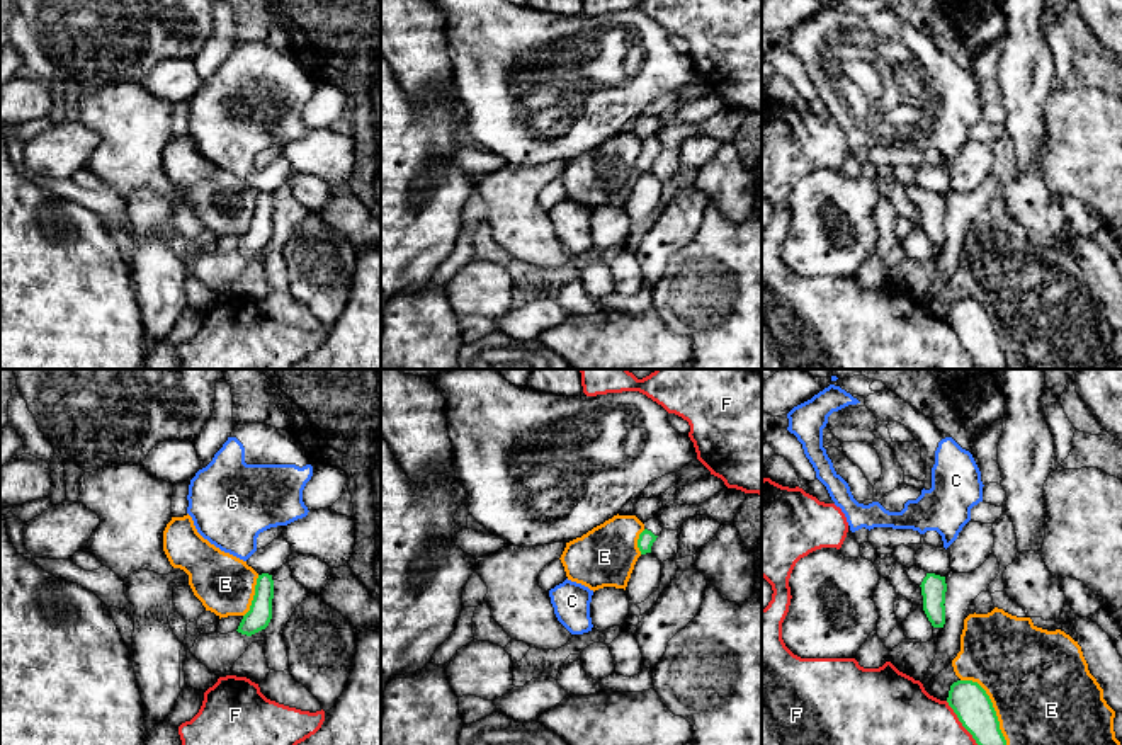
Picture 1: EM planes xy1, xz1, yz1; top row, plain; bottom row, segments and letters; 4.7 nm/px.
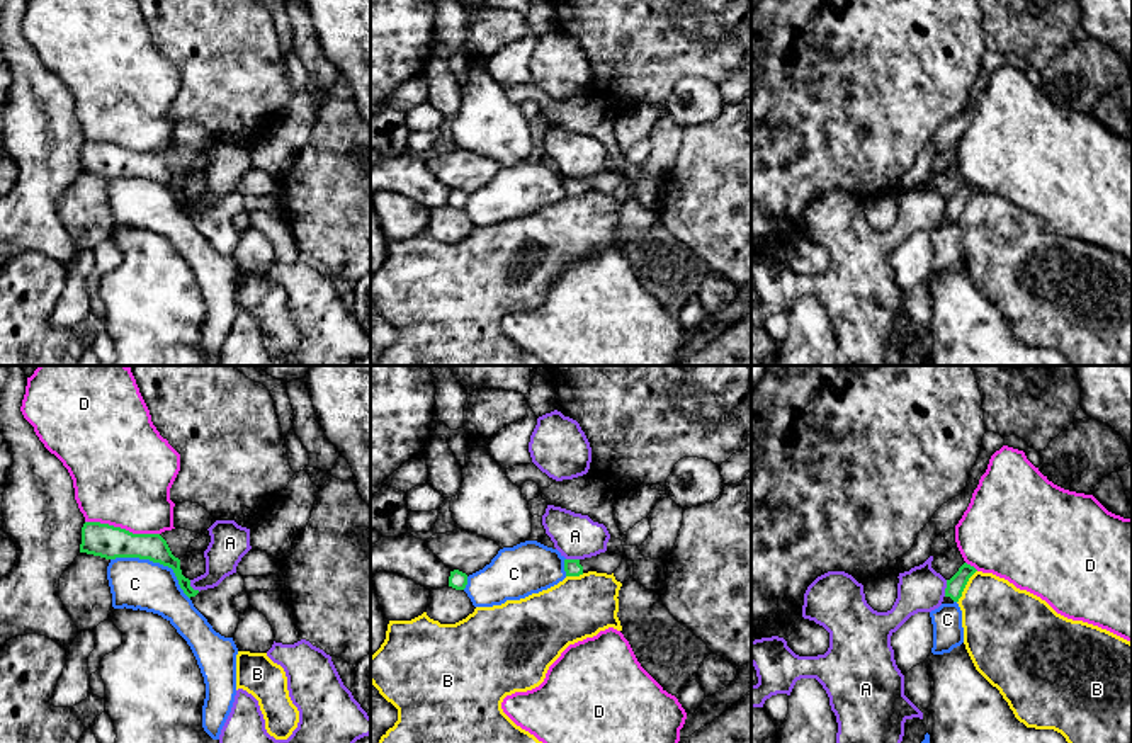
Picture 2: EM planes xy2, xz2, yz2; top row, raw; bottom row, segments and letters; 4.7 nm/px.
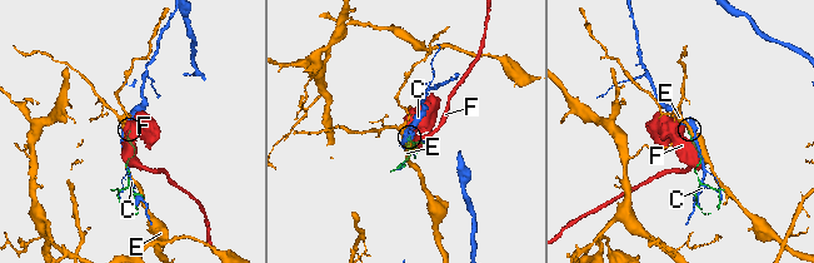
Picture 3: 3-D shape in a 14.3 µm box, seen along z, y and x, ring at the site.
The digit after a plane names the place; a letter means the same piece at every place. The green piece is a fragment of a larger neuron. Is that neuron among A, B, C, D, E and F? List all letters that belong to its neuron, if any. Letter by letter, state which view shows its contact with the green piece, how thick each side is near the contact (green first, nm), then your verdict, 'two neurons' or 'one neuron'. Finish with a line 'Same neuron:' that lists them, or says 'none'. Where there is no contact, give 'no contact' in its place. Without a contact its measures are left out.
A: yz2 | 90/220 nm | two neurons
B: yz2 | 90/360 nm | two neurons
C: xy2 | 150/240 nm | two neurons
D: xy2 | 160/460 nm | two neurons
E: yz1 | 180/480 nm | two neurons
F: yz1 | 180/480 nm | two neurons
Same neuron: none

